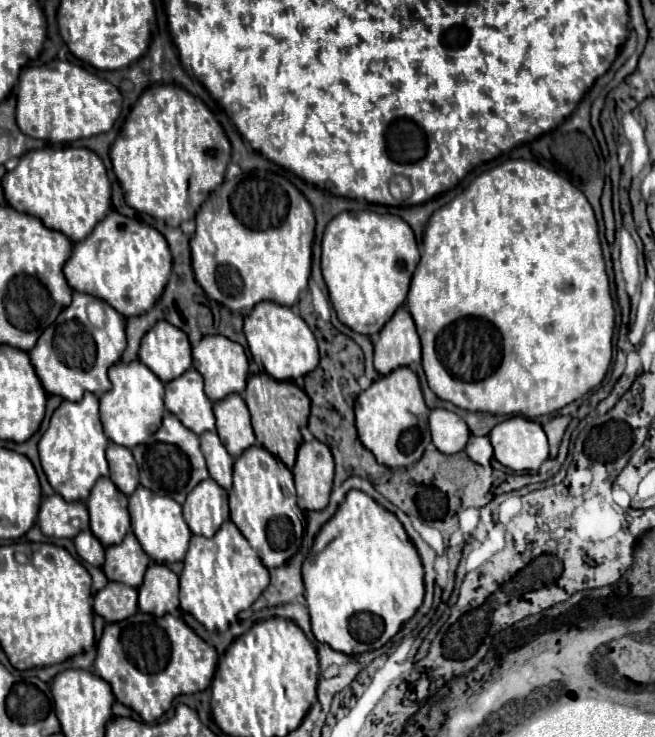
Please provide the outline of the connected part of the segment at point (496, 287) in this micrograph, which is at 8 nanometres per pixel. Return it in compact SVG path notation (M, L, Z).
M508 160L488 172L482 172L470 182L470 186L462 194L458 194L450 204L442 206L432 214L424 230L422 260L414 272L406 308L412 314L418 328L418 336L422 340L422 366L428 378L428 386L438 398L448 400L468 412L486 412L500 416L516 414L526 418L552 414L596 388L610 368L614 336L614 300L610 294L610 280L606 274L606 262L602 256L594 210L586 196L564 176L532 160Z

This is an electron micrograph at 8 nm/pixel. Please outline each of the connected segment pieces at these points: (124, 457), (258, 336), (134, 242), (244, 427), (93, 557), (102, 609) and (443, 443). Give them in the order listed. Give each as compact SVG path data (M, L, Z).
M112 442L106 450L106 458L110 464L110 480L122 494L130 496L138 488L138 466L132 452Z
M258 302L244 320L244 334L254 362L260 360L266 374L278 382L288 382L306 376L316 368L318 344L308 324L296 316L288 306L276 302Z
M112 210L96 224L86 240L74 246L74 252L64 266L64 276L72 290L100 298L124 318L132 318L150 310L162 296L170 270L172 254L166 238L152 226Z
M230 394L228 398L216 402L214 416L216 416L218 436L224 442L228 454L236 458L246 448L256 444L256 438L250 426L250 412L240 394Z
M88 530L80 532L74 538L74 546L76 546L78 556L84 562L88 562L92 566L98 566L98 568L104 564L104 546L100 544L100 540L92 532L88 532Z
M108 582L94 596L94 612L106 622L122 622L138 612L138 588L120 582Z
M444 408L430 412L430 433L432 444L442 454L456 454L464 450L470 438L470 430L464 426L464 420L456 412Z

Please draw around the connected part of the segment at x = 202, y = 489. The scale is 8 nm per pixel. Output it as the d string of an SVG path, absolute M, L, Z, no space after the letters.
M212 478L200 482L184 502L184 518L192 534L212 538L229 519L228 494Z

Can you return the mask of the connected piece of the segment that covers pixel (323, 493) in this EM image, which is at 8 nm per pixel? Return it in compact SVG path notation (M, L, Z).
M318 440L304 442L298 450L292 474L302 510L322 510L328 506L334 478L334 458L328 446Z

